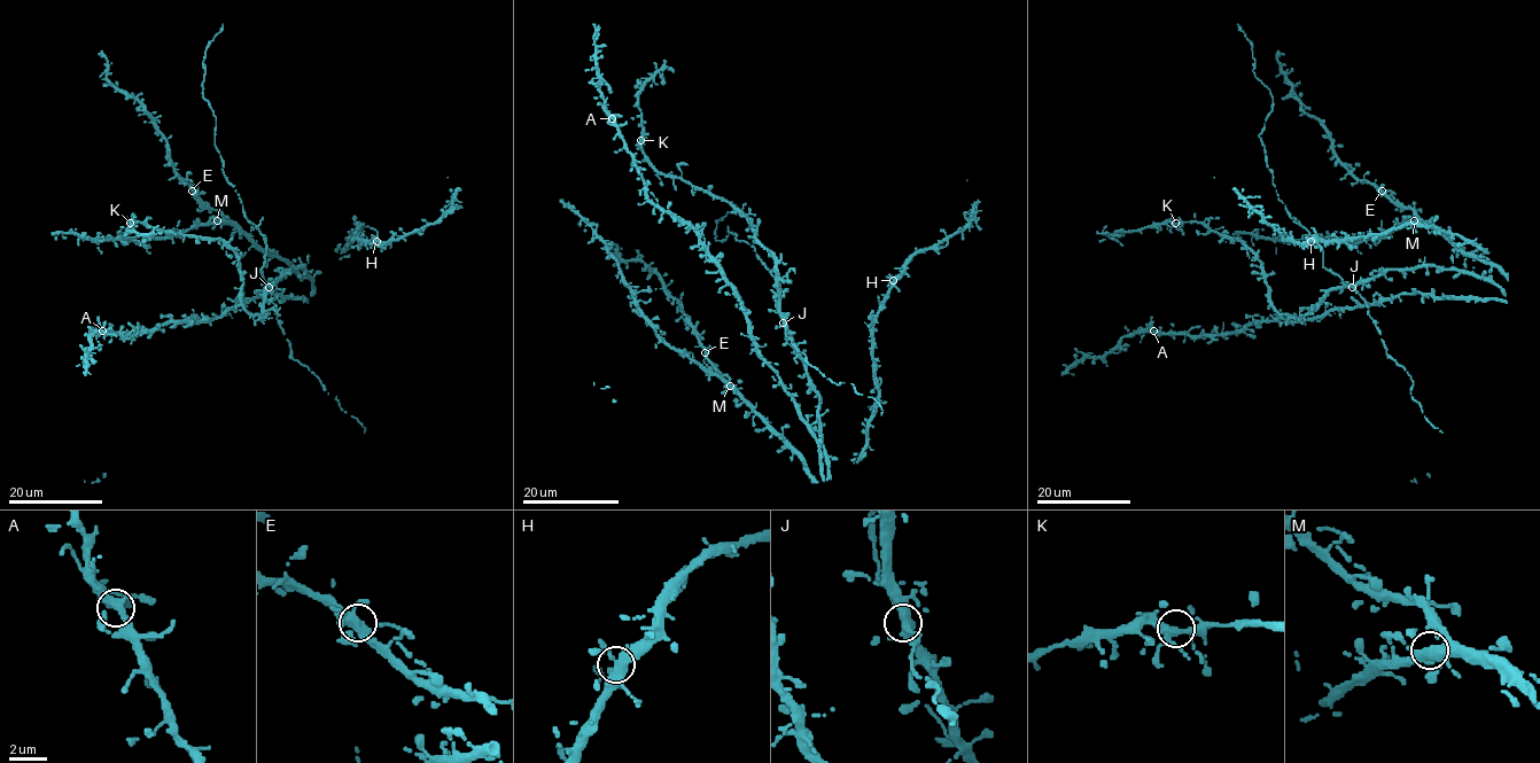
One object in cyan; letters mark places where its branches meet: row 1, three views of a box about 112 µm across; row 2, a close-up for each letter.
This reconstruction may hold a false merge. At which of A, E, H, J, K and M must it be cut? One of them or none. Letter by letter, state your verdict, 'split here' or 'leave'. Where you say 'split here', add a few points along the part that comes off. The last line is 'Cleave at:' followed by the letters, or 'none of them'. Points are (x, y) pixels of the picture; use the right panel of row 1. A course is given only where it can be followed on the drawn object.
A: leave
E: leave
H: leave
J: leave
K: leave
M: leave
Cleave at: none of them

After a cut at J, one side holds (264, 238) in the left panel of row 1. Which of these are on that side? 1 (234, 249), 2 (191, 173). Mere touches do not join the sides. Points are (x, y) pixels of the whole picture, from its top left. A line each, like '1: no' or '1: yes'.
1: no
2: no

